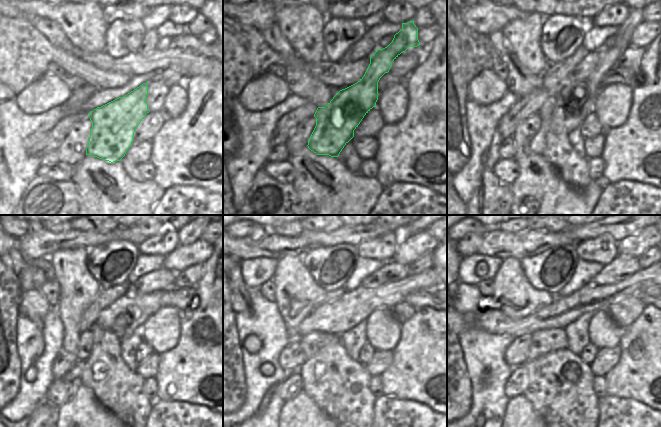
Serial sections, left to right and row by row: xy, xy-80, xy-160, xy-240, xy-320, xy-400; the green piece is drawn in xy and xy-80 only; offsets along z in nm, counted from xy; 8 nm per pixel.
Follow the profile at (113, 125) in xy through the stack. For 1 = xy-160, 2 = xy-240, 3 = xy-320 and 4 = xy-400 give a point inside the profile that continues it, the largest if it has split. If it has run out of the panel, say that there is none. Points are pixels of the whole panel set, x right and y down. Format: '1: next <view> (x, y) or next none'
1: next xy-160 (559, 124)
2: next xy-240 (187, 235)
3: next xy-320 (402, 235)
4: next none

